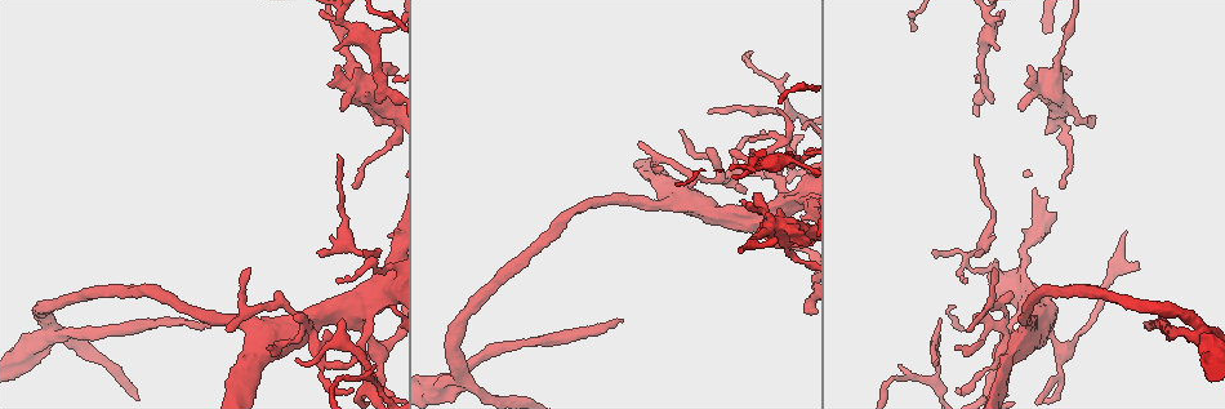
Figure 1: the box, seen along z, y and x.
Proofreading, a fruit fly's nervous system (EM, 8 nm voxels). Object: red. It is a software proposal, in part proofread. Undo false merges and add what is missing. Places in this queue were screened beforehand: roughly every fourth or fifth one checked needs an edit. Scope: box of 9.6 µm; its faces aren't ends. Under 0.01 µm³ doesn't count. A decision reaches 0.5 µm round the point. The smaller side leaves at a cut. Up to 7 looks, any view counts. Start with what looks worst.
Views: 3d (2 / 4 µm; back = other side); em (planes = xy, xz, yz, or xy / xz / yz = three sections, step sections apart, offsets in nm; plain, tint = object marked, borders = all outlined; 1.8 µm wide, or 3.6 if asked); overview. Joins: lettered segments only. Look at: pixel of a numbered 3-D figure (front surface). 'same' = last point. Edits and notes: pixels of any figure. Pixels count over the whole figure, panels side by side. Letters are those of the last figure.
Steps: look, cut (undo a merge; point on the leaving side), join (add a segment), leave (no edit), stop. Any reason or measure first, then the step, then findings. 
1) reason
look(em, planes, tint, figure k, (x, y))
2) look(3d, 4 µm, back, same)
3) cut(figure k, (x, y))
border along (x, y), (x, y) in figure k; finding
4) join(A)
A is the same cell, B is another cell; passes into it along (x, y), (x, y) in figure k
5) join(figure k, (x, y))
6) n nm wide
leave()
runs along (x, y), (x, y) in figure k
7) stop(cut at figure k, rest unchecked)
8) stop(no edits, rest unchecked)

sharp bend
look(3d, 2 µm, figure 1, (47, 331))

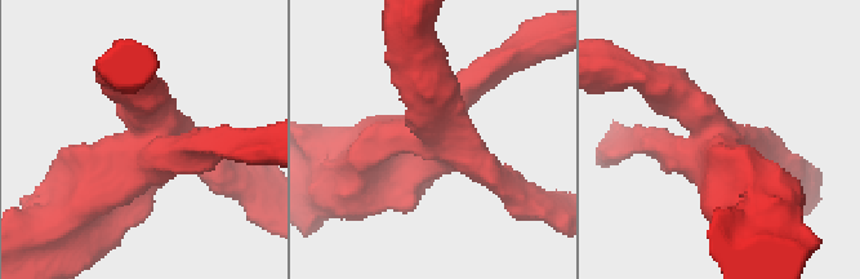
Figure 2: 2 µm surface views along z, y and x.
4 arms
look(em, planes, tint, figure 2, (441, 117))

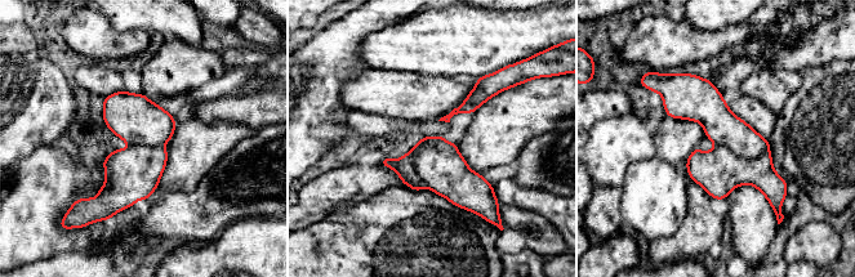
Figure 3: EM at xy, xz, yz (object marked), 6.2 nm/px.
look(em, planes, borders, same)

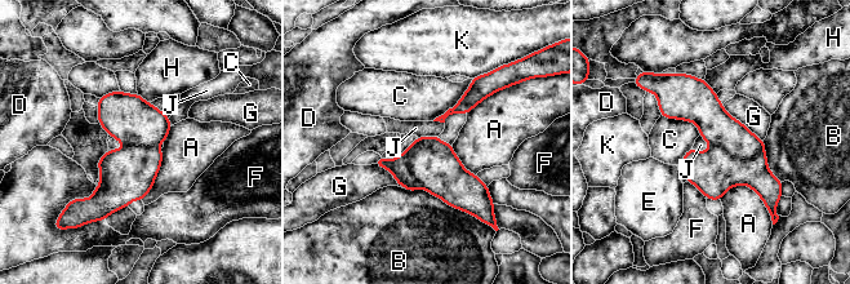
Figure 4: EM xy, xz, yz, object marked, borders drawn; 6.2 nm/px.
300 nm wide
cut(figure 4, (713, 172))
A, B, C, D, E, F, G, H, J and K are other cells; border along (710, 145), (743, 159), (764, 151) in figure 4; two neurons meet here

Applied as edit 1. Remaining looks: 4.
look(overview)

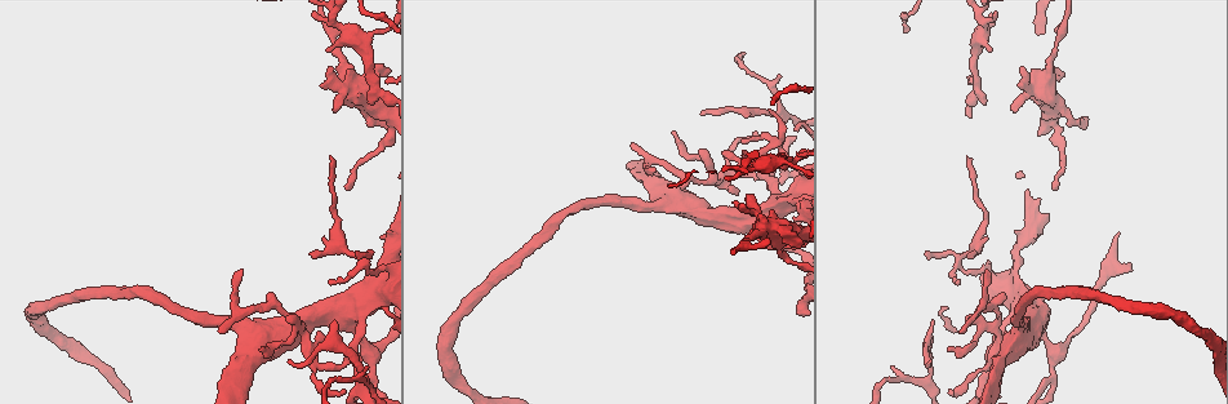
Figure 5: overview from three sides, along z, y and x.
free end
look(3d, 4 µm, figure 5, (328, 51))

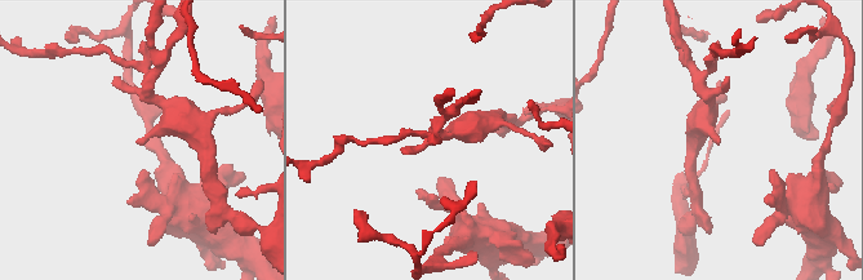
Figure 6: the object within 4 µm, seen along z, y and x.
look(em, xz, step 8, plain, figure 6, (715, 142))

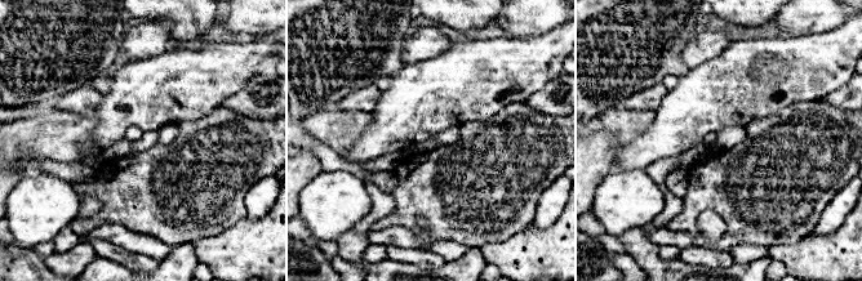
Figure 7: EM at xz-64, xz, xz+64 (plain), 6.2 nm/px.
see the neighbours
look(em, xz, step 8, borders, same)

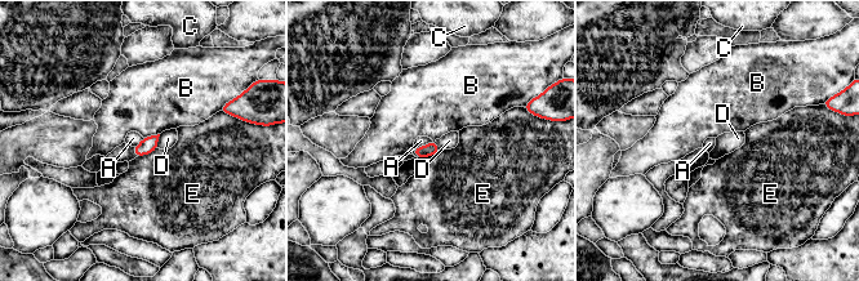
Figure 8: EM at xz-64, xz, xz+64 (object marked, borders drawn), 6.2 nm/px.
leave()
A, B, C, D and E are other cells; none of them fits

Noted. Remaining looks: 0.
stop(cut at figure 4, rest unchecked)

